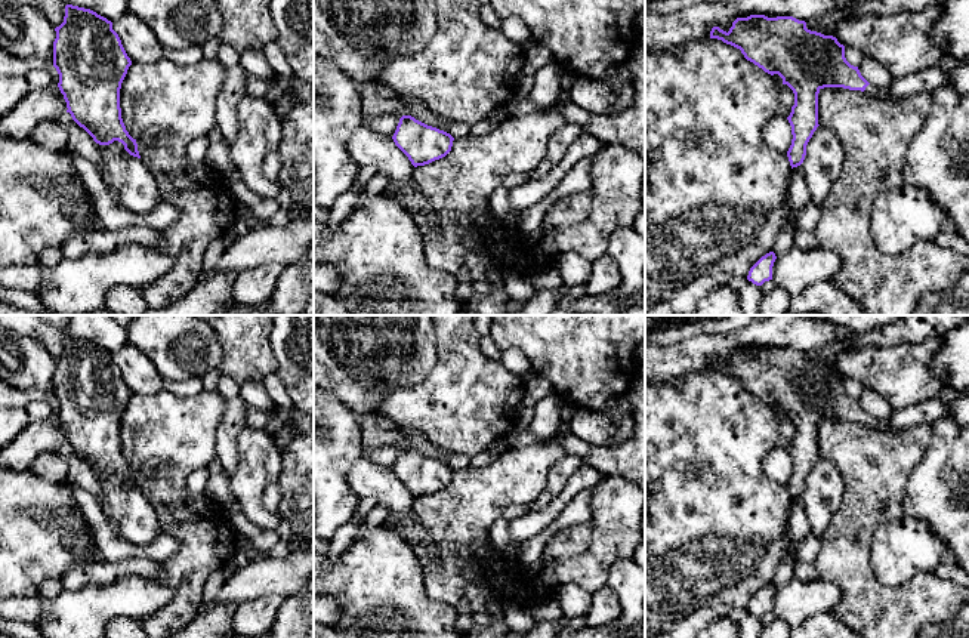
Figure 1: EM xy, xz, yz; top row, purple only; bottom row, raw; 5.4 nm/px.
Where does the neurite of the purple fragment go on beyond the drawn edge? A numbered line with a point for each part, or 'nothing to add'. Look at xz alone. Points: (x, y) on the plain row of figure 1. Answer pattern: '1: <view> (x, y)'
nothing to add

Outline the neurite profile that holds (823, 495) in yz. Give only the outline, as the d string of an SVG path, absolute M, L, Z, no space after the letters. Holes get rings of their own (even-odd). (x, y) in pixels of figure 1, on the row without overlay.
M818 457L806 477L802 494L805 517L811 531L821 539L842 505L843 480L837 468L825 457Z

